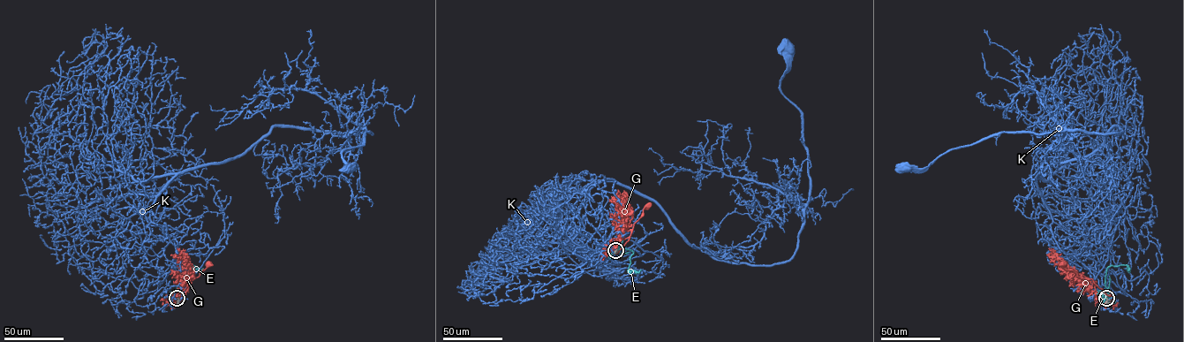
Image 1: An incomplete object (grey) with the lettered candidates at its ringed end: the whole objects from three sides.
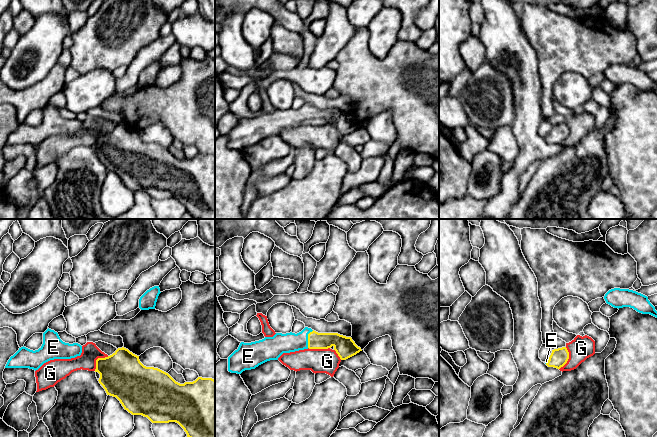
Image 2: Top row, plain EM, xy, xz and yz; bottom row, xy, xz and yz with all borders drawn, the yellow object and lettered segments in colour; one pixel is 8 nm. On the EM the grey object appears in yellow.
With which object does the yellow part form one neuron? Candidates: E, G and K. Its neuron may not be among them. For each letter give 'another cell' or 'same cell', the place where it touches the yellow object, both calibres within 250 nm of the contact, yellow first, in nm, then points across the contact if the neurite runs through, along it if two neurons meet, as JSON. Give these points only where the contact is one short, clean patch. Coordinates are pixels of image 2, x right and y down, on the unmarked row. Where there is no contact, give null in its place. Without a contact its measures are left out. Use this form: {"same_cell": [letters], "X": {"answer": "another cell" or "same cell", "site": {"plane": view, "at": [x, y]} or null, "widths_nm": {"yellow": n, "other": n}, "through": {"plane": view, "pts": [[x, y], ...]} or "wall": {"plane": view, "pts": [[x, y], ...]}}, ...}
{"same_cell": ["E"], "E": {"answer": "same cell", "site": {"plane": "xz", "at": [308, 114]}, "widths_nm": {"yellow": 130, "other": 160}, "through": {"plane": "xz", "pts": [[316, 116], [308, 114], [297, 118], [280, 119]]}}, "G": {"answer": "another cell", "site": {"plane": "yz", "at": [568, 134]}, "widths_nm": {"yellow": 140, "other": 190}}, "K": {"answer": "another cell", "site": null}}

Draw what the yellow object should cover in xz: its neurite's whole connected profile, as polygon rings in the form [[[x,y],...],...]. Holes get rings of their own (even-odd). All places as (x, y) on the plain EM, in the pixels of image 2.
[[[305,103],[301,108],[276,109],[273,113],[244,119],[228,133],[228,147],[241,150],[245,146],[255,145],[259,141],[278,136],[283,129],[304,125],[328,125],[334,123],[341,136],[346,136],[361,126],[351,113],[338,109],[318,109]]]

